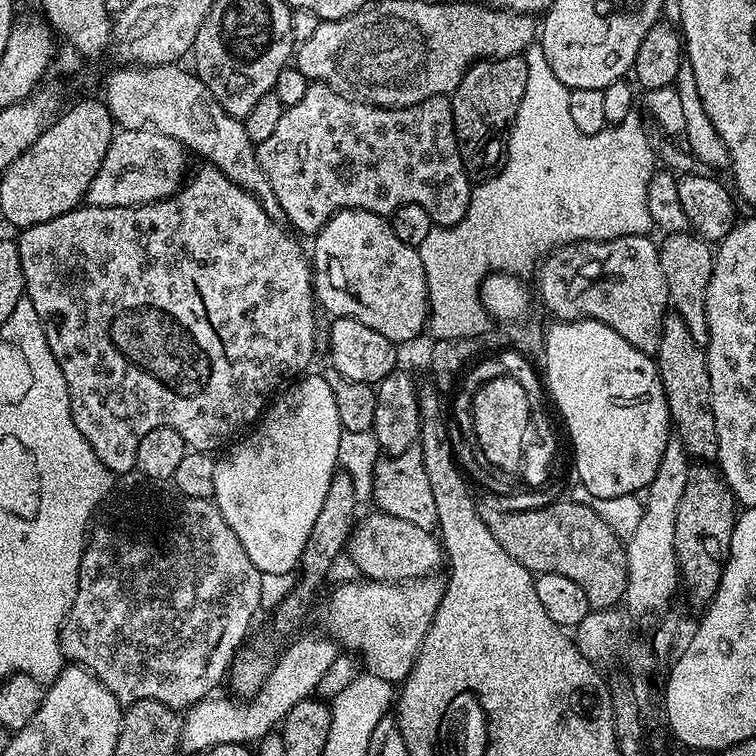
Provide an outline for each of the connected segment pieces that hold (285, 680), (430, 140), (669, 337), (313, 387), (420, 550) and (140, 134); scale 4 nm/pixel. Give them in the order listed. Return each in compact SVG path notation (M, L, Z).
M327 634L304 635L297 635L281 656L279 653L272 672L255 696L243 700L231 695L213 694L187 709L182 716L184 725L180 731L180 748L199 754L202 750L223 744L247 745L252 742L248 740L259 742L284 721L286 714L290 714L298 702L309 699L315 693L318 682L322 682L322 674L326 674L330 662L334 662L338 655L338 645Z
M312 82L302 102L294 102L294 106L284 109L274 134L256 145L256 157L266 178L270 178L283 219L297 233L305 232L308 238L315 237L335 212L361 208L387 217L403 204L422 206L430 214L433 225L449 228L462 222L474 187L458 154L452 102L448 96L431 96L409 108L377 108L375 104L341 96L328 84Z
M669 314L664 317L662 338L654 359L666 394L668 415L672 417L675 433L683 442L684 451L696 462L715 461L718 454L718 430L714 426L708 357L701 344L690 338L690 329L680 316Z
M301 375L295 382L289 383L264 409L255 427L247 434L241 435L223 453L223 455L225 454L224 457L221 455L217 459L216 469L214 470L214 502L218 506L226 526L230 526L230 530L234 530L234 534L238 534L238 542L242 542L242 548L246 550L246 554L250 554L250 562L254 562L254 566L258 566L261 574L268 578L284 576L291 568L295 569L299 565L302 546L306 546L306 538L310 538L310 529L314 526L318 513L322 511L322 502L326 498L326 490L330 490L330 482L338 471L338 438L342 431L338 416L338 403L335 401L334 391L330 388L330 382L326 382L324 375L312 375Z
M372 510L363 520L364 517L353 527L346 549L361 577L385 582L411 582L422 576L431 576L439 569L436 568L439 564L441 567L442 545L432 532L379 510Z
M129 128L117 131L110 142L110 150L106 150L106 158L102 158L102 166L98 166L98 174L94 174L94 182L90 182L87 203L93 208L133 208L139 204L153 204L164 200L179 192L181 184L185 183L186 173L189 171L187 155L189 153L184 145L166 134Z

